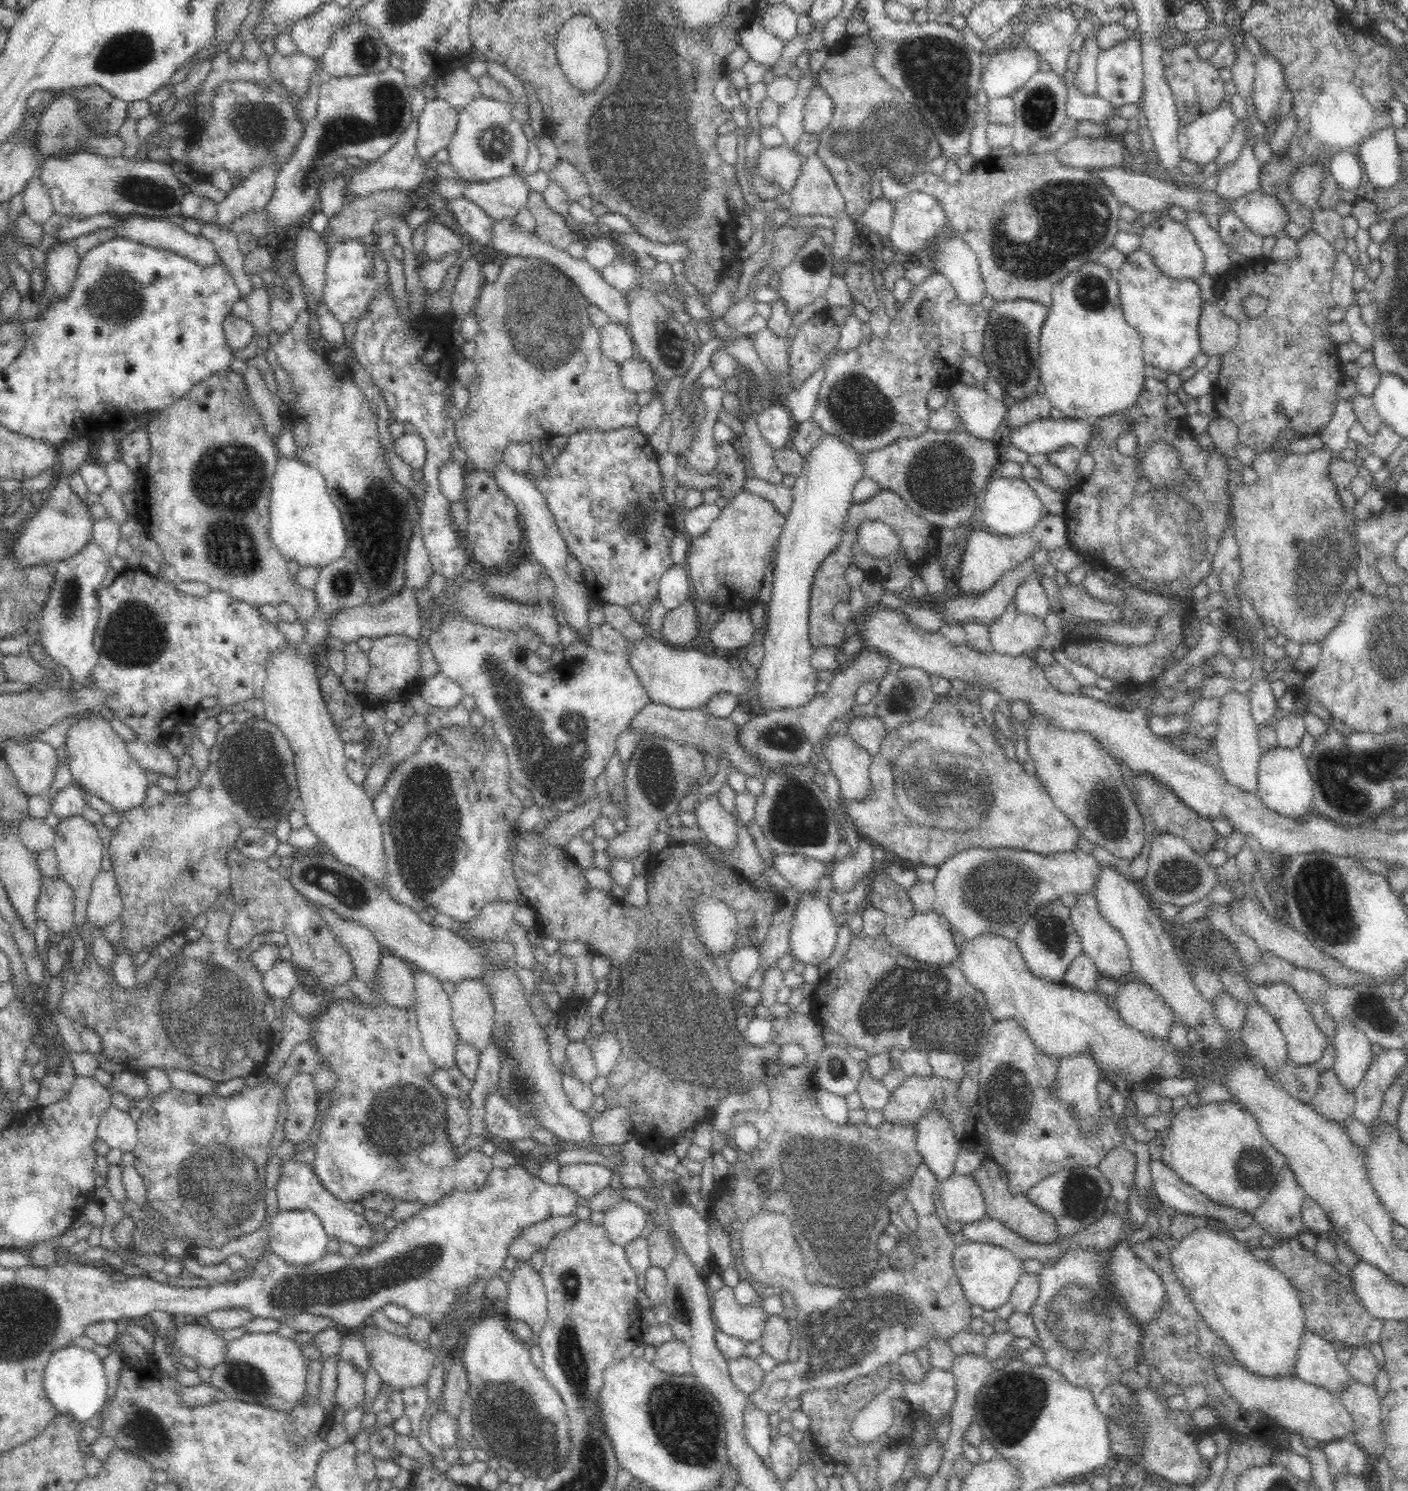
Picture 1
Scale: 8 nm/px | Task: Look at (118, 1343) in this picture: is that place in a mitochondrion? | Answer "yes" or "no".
no

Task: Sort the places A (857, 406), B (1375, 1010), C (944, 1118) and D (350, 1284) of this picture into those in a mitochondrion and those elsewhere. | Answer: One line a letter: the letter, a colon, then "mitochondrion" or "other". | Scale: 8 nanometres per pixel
A: mitochondrion
B: mitochondrion
C: other
D: mitochondrion

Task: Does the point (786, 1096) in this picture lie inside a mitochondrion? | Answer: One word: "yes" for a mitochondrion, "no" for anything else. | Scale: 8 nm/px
no

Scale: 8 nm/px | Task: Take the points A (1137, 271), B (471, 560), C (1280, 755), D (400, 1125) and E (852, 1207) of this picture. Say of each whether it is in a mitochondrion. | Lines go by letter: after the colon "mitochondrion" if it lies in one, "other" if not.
A: other
B: other
C: other
D: mitochondrion
E: mitochondrion

